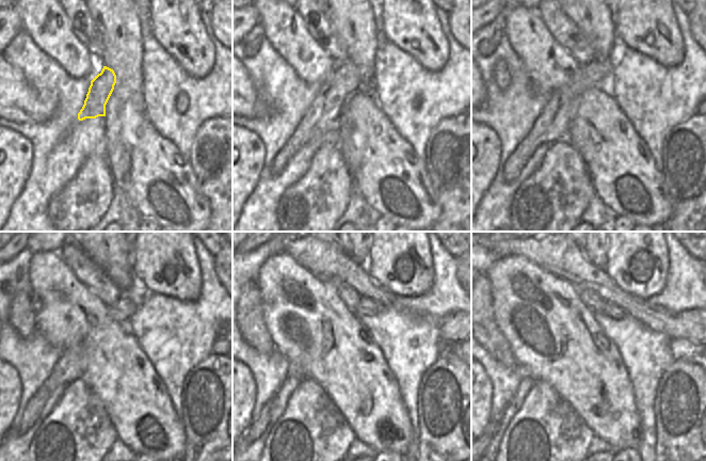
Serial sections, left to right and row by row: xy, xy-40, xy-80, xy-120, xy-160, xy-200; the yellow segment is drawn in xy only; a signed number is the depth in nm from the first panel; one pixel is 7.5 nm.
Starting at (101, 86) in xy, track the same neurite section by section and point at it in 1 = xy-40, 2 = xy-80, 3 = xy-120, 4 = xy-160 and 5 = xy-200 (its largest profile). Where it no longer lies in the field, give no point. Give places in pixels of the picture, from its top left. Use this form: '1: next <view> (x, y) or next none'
1: next xy-40 (322, 116)
2: next xy-80 (554, 122)
3: next xy-120 (70, 366)
4: next xy-160 (257, 428)
5: next xy-200 (493, 426)

